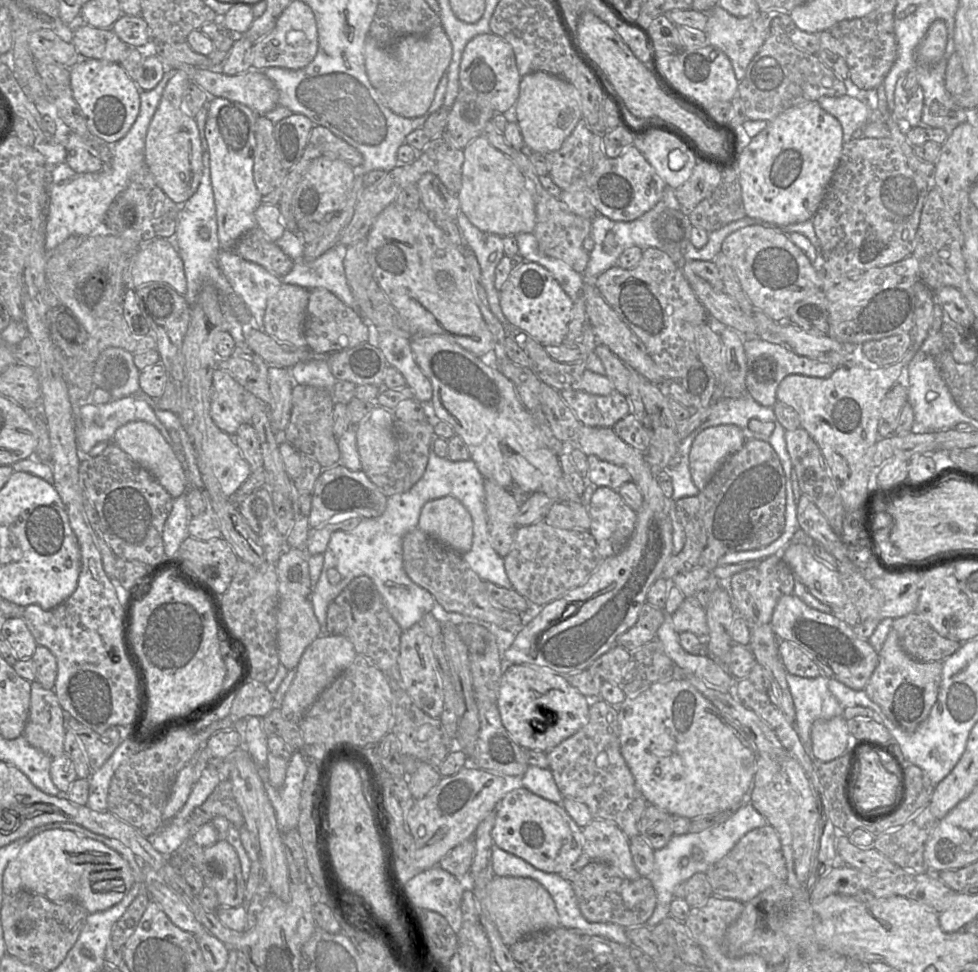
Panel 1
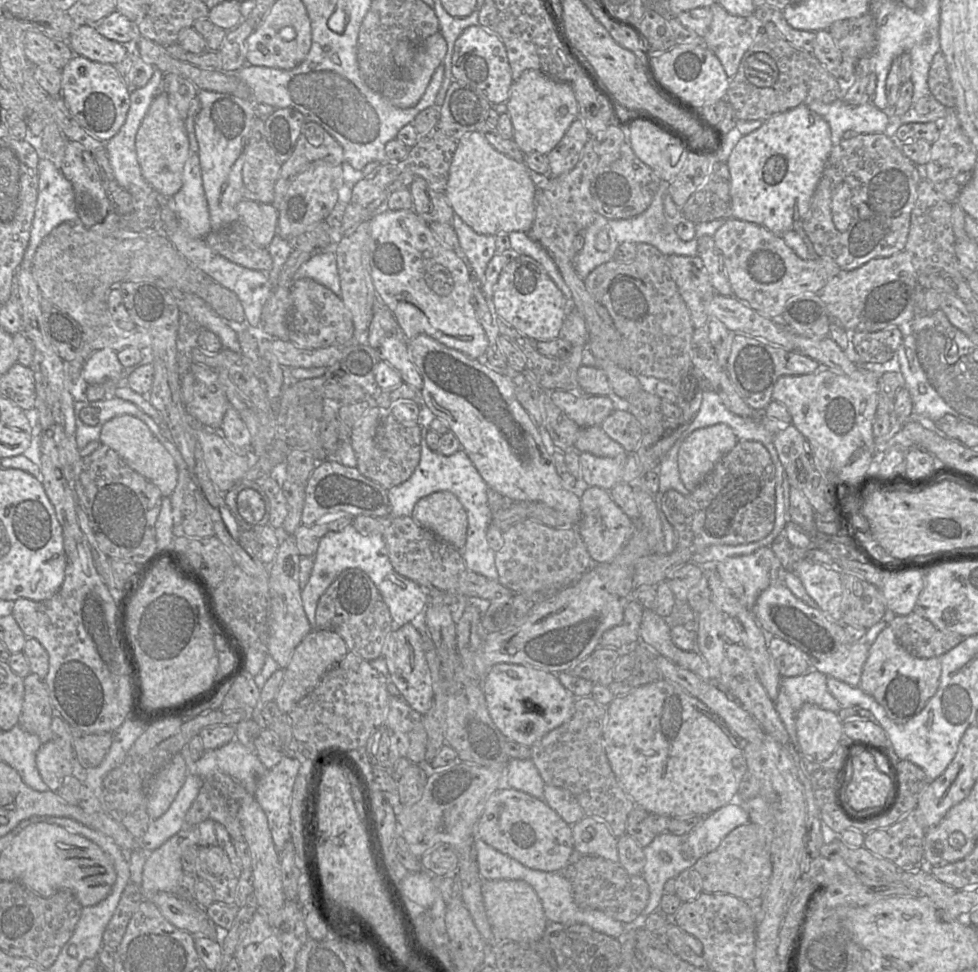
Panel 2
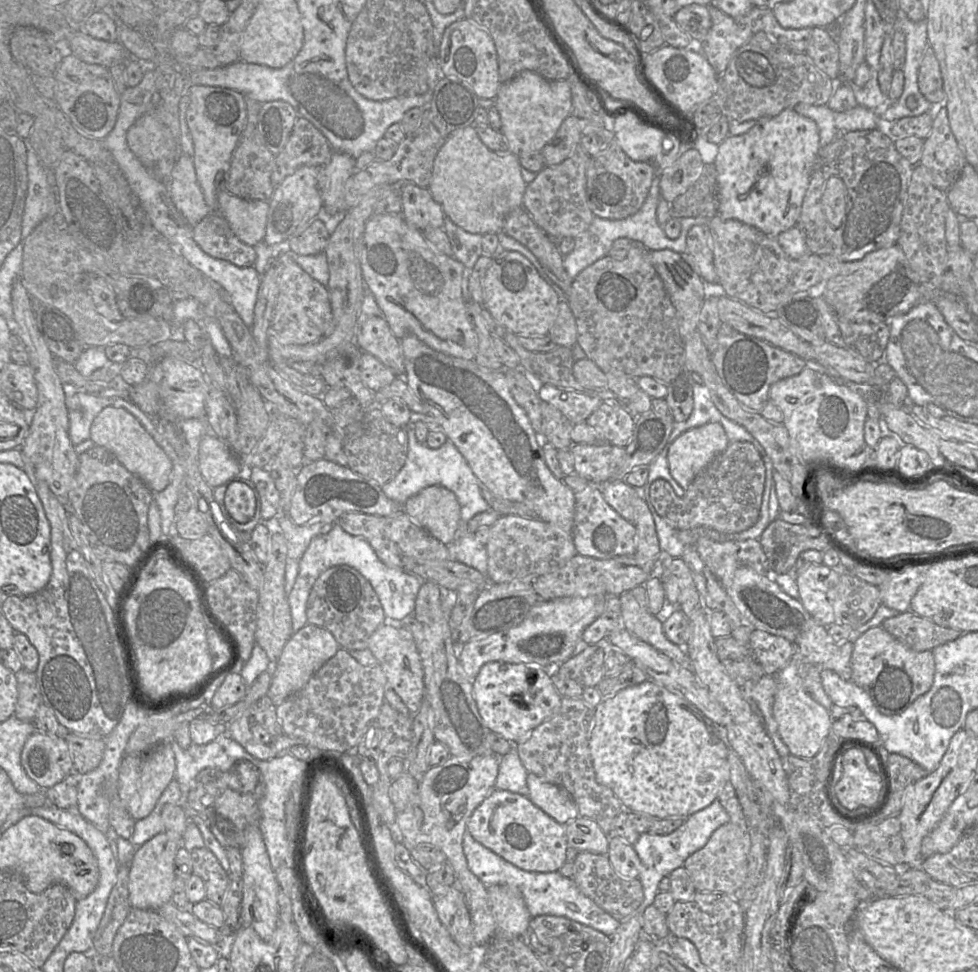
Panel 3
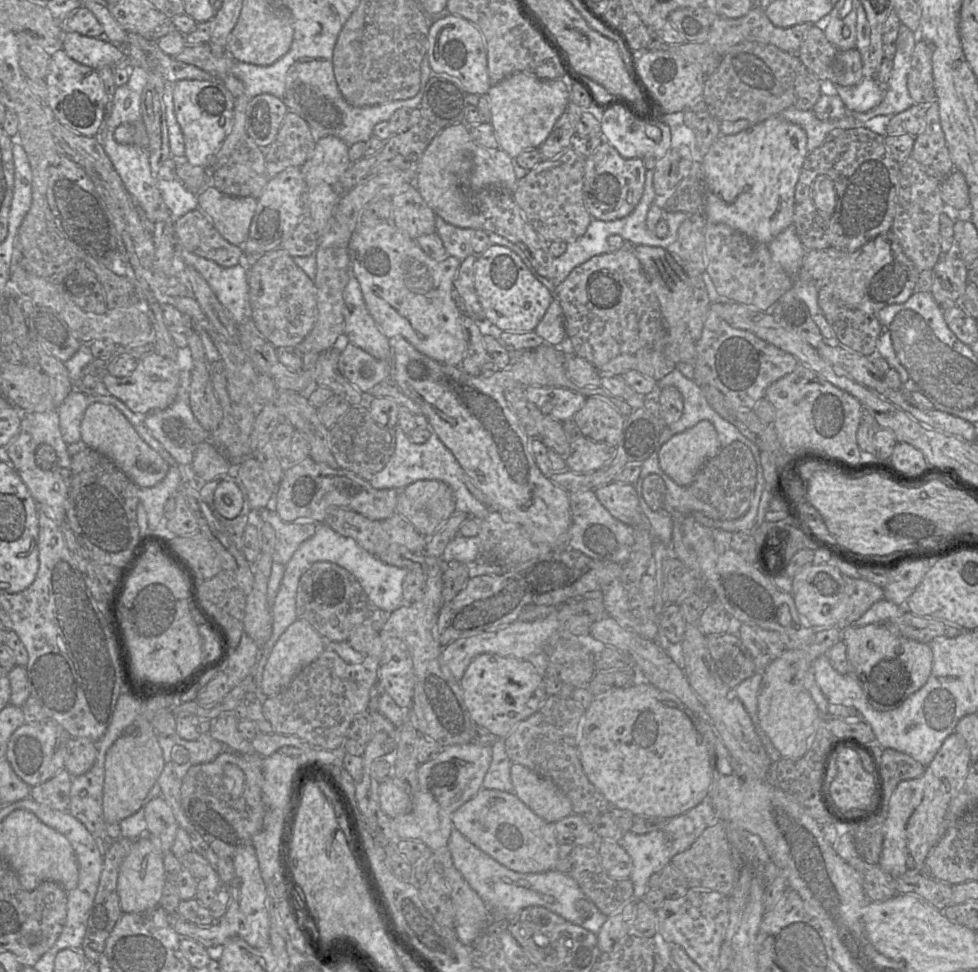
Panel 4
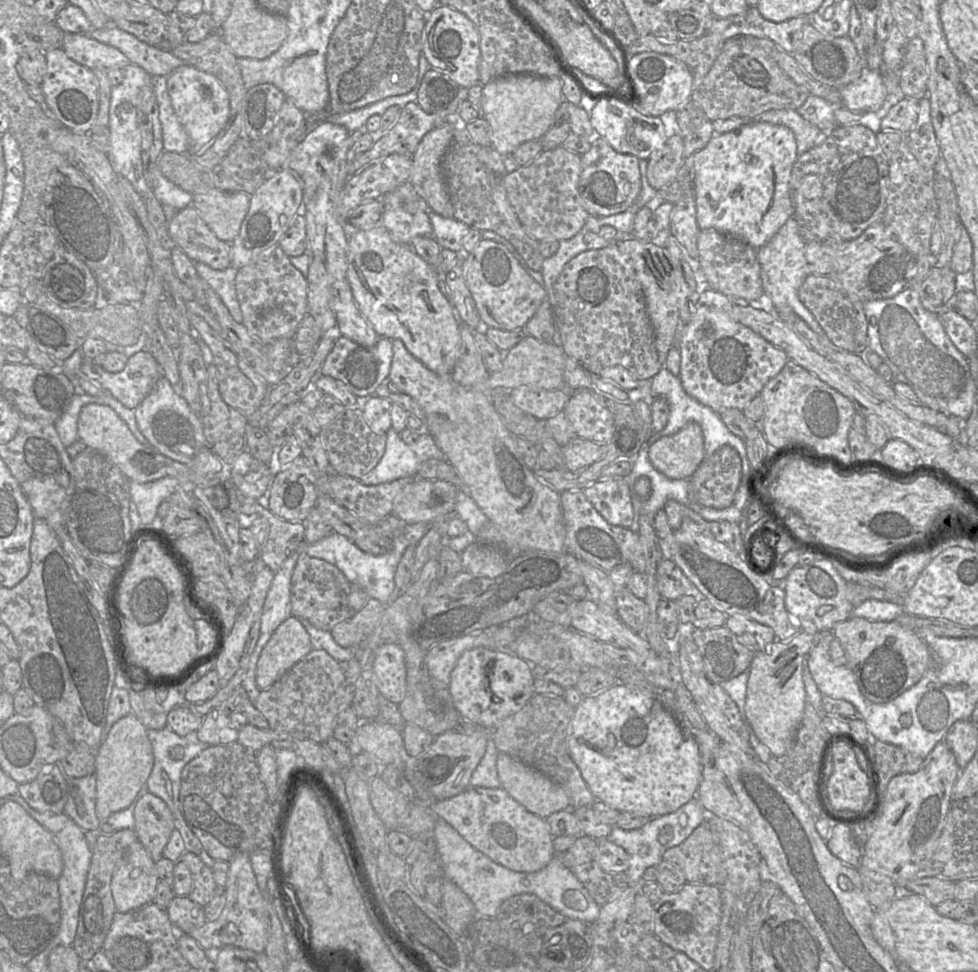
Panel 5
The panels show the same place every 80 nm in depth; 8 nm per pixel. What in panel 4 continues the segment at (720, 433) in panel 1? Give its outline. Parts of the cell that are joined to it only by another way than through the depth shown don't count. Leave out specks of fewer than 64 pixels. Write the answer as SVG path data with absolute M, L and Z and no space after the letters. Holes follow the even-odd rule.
M701 421L674 435L657 451L663 472L680 486L690 485L701 467L721 450L715 427Z

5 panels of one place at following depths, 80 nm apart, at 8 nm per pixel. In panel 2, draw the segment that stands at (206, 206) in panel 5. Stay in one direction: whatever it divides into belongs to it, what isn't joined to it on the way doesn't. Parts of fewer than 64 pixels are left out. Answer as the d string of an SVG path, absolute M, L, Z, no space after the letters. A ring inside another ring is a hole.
M242 200L236 206L239 221L253 236L254 242L267 248L277 235L278 211L272 204Z

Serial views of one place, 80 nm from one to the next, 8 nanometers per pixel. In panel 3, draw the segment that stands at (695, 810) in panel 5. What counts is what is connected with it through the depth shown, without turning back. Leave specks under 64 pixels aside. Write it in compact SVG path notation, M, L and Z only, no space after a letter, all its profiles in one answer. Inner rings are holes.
M716 800L706 808L687 817L679 828L668 835L641 834L638 840L633 844L633 848L642 864L642 871L638 879L644 891L643 902L636 913L642 916L644 910L648 906L653 905L656 895L660 892L660 881L664 877L668 877L675 869L683 867L685 860L691 854L703 848L714 831L720 826L729 823L730 820L731 818L728 812L720 801Z

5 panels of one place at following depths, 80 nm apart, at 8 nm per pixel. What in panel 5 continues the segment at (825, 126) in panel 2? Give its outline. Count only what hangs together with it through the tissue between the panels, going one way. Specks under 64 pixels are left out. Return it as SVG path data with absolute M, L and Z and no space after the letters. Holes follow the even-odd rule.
M753 122L730 132L714 135L706 147L694 154L694 195L696 204L696 218L700 230L710 228L715 229L739 238L756 249L766 245L776 235L786 221L794 215L791 172L797 158L797 144L794 133L790 128L783 125L776 125L768 122Z

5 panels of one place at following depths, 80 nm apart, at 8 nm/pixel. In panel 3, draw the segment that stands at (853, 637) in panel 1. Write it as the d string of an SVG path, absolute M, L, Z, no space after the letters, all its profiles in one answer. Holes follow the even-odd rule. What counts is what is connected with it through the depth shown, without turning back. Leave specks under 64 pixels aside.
M739 566L733 574L730 585L723 585L728 596L746 622L753 628L772 635L780 636L794 645L794 658L800 658L803 663L811 663L821 669L834 671L844 680L852 680L851 657L853 643L837 644L828 635L826 627L818 623L806 611L800 600L787 595L775 582L771 573L756 572L751 567Z

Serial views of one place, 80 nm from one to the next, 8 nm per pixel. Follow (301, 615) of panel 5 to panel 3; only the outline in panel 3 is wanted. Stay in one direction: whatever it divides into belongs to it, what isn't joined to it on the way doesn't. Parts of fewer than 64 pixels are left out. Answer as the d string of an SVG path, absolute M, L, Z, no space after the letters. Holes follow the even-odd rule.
M348 565L330 567L317 578L307 600L306 616L308 623L327 629L347 650L367 649L371 635L387 620L369 581Z

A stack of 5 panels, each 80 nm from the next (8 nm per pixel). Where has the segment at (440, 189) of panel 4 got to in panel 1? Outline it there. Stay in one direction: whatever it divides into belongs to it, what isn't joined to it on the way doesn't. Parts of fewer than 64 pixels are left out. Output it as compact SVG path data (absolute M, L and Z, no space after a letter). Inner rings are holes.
M481 135L463 153L462 185L456 194L460 212L482 232L501 237L532 233L536 223L535 202L516 164Z

